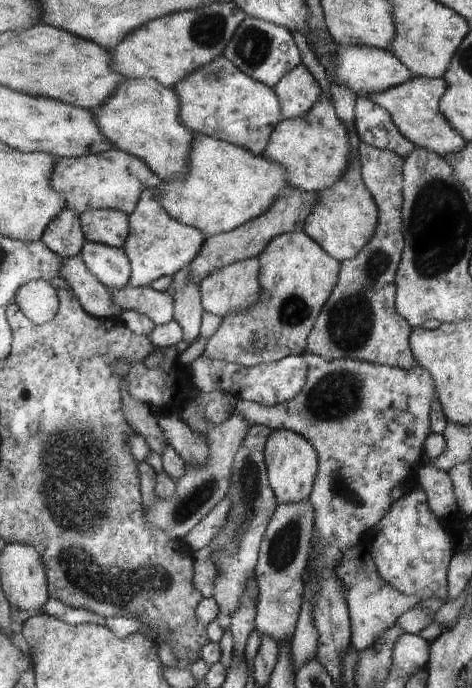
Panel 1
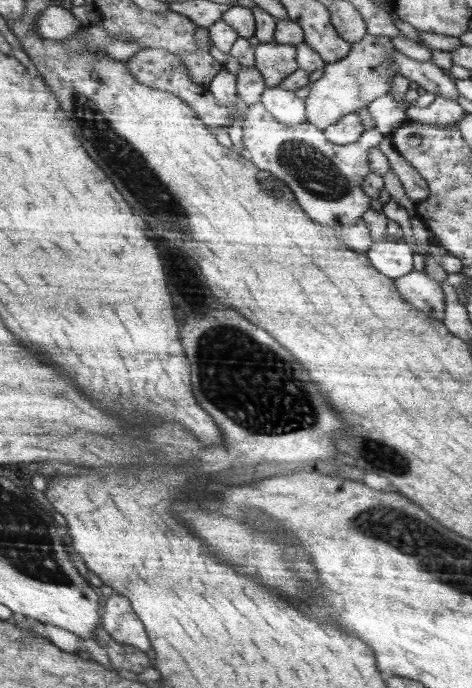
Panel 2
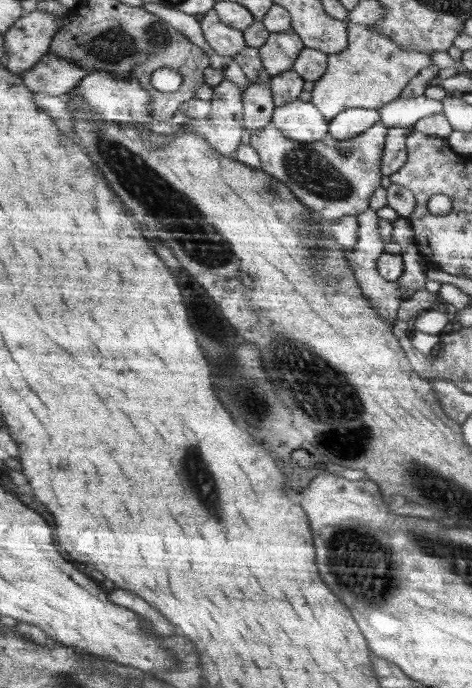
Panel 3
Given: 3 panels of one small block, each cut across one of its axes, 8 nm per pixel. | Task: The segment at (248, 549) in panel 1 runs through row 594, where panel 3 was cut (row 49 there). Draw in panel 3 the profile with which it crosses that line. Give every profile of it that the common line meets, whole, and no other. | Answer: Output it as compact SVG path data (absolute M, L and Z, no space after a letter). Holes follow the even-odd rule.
M213 8L199 18L206 43L218 55L233 58L240 50L247 48L242 31L223 23Z

